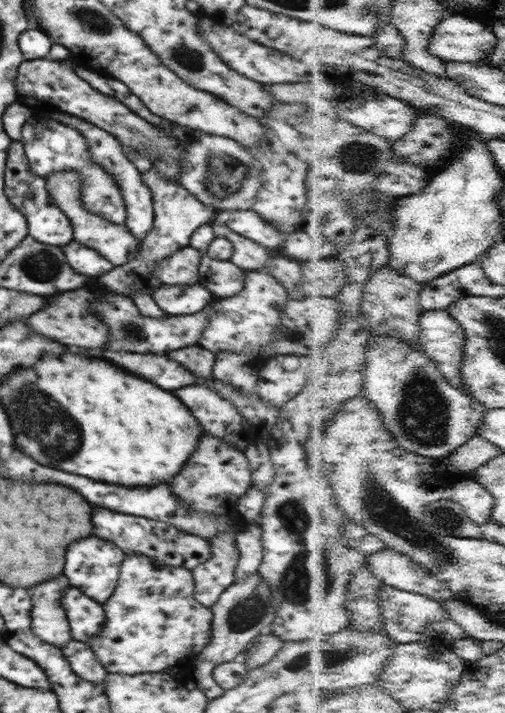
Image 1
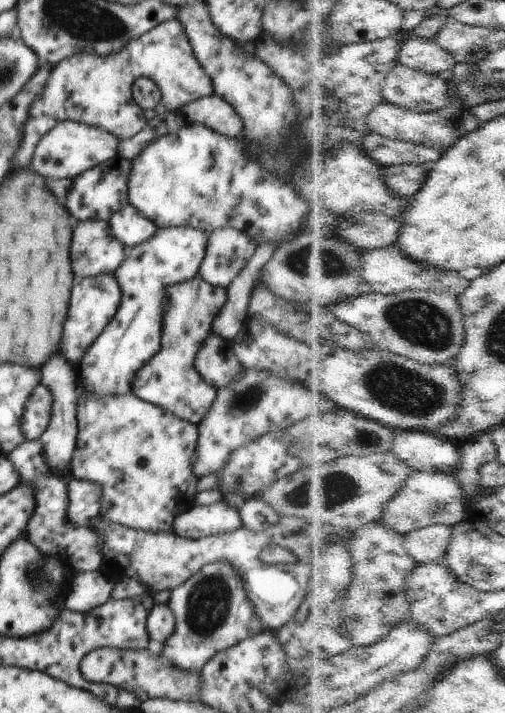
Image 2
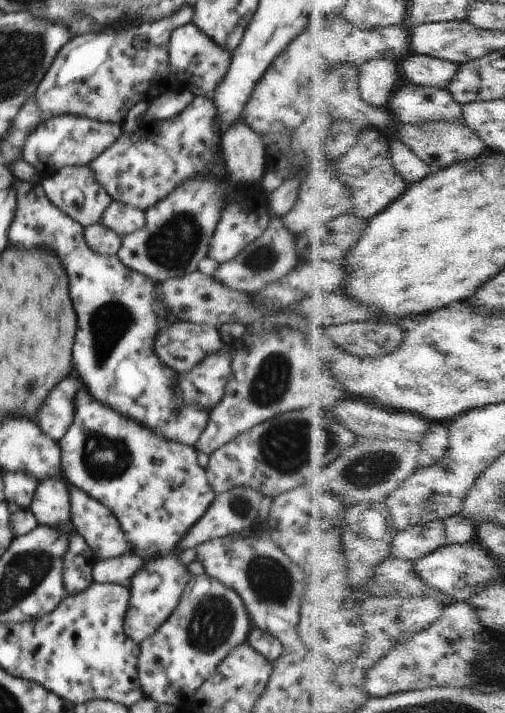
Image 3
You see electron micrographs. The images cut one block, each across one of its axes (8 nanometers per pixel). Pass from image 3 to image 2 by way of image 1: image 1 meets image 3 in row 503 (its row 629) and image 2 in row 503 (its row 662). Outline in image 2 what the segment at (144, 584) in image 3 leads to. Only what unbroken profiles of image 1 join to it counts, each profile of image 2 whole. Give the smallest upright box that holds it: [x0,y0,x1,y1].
[62,273,198,532]

